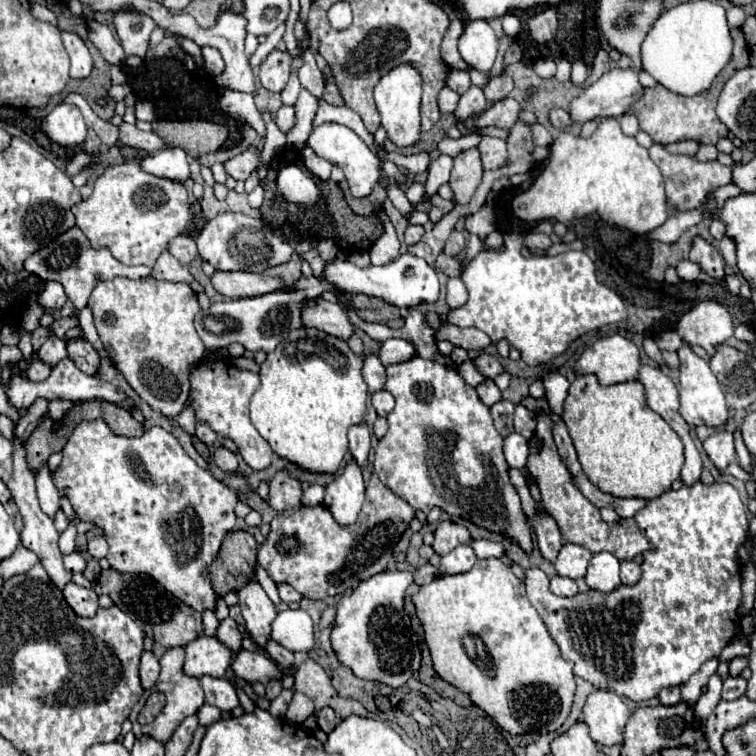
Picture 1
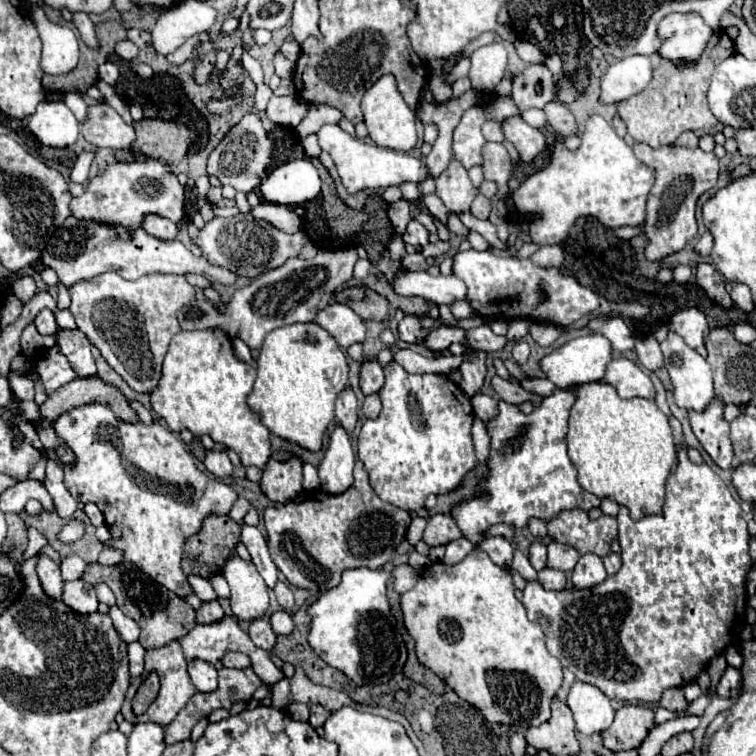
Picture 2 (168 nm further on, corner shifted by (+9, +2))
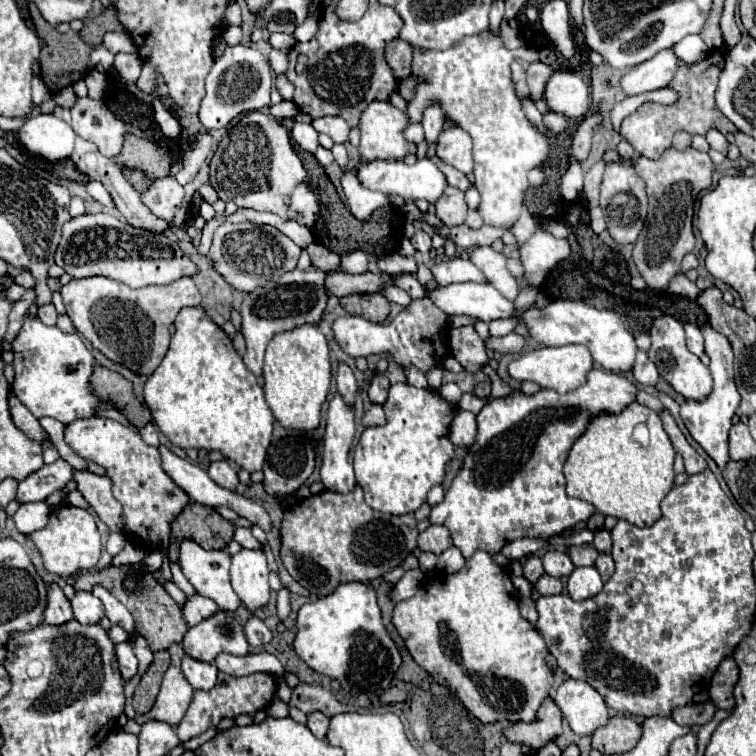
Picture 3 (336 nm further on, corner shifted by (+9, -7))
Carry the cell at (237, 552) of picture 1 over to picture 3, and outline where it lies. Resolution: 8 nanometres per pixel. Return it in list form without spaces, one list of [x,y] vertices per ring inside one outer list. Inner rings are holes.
[[[189,504],[171,524],[169,560],[179,560],[179,544],[187,538],[205,550],[223,550],[235,534],[235,526],[221,518],[215,508],[203,504]]]

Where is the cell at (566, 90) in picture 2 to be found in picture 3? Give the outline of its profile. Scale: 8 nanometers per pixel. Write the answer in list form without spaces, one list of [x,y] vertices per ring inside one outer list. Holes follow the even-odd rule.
[[[549,112],[545,116],[545,126],[549,132],[563,132],[567,128],[567,118],[561,116],[561,114],[555,114],[555,112]]]

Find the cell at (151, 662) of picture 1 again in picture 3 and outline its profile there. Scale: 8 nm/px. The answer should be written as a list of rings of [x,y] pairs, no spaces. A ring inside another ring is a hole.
[[[123,642],[123,644],[115,646],[115,654],[117,654],[117,662],[119,662],[119,670],[121,670],[123,680],[131,680],[139,668],[139,660],[137,660],[133,648],[127,642]]]

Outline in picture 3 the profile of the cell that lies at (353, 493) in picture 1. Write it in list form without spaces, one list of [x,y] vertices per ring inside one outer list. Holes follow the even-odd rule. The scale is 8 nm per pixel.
[[[337,394],[329,402],[327,428],[323,436],[323,464],[321,482],[325,490],[345,494],[355,486],[353,466],[349,462],[349,452],[355,438],[353,408],[343,402]]]

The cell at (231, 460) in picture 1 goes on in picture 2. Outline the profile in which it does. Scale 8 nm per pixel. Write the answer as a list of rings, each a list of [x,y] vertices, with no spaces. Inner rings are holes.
[[[215,449],[207,451],[207,457],[203,463],[207,471],[211,471],[215,477],[229,477],[233,473],[233,465],[225,451],[215,451]]]

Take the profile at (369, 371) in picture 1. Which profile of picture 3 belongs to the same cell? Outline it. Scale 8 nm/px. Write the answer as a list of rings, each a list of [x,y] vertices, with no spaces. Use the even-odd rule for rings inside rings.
[[[375,374],[369,384],[369,400],[373,404],[383,404],[387,398],[387,390],[389,390],[389,380],[383,374]]]

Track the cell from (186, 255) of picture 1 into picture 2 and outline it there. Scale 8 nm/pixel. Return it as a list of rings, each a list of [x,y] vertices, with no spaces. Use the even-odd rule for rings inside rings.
[[[145,215],[141,227],[157,239],[171,241],[177,237],[177,225],[171,223],[169,219],[163,219],[161,215]]]

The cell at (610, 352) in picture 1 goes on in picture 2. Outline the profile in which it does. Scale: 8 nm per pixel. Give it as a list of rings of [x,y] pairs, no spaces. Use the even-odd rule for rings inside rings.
[[[581,335],[567,341],[559,349],[549,351],[539,361],[539,367],[547,375],[547,379],[553,381],[557,387],[573,387],[599,381],[605,375],[605,367],[609,361],[611,361],[611,343],[603,335]]]

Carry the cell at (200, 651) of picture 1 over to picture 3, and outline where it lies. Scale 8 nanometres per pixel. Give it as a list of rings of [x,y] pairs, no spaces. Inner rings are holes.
[[[217,612],[189,628],[183,638],[183,650],[187,656],[209,664],[223,652],[233,656],[245,656],[251,652],[243,628],[225,612]]]

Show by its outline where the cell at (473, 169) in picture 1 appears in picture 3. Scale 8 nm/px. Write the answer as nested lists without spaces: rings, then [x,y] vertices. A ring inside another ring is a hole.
[[[447,186],[443,190],[443,196],[435,202],[435,208],[437,208],[437,218],[441,218],[447,226],[459,226],[465,222],[467,216],[465,194],[455,186]]]

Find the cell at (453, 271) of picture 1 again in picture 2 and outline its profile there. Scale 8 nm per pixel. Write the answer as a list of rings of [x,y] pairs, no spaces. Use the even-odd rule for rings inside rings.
[[[421,253],[405,255],[399,265],[401,265],[403,271],[427,271],[427,261],[425,261],[425,257]]]

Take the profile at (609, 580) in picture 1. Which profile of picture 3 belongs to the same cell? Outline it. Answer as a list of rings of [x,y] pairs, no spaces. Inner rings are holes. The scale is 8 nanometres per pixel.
[[[587,566],[587,568],[575,568],[569,576],[569,596],[573,600],[587,600],[591,596],[595,596],[599,590],[603,588],[603,580],[597,572],[595,566]]]

